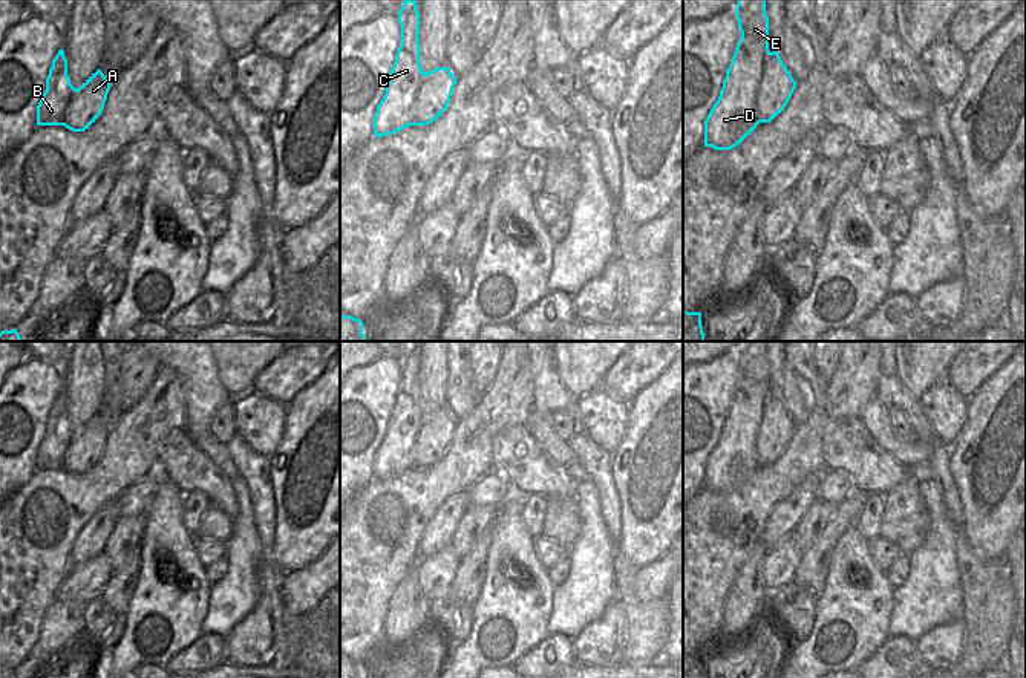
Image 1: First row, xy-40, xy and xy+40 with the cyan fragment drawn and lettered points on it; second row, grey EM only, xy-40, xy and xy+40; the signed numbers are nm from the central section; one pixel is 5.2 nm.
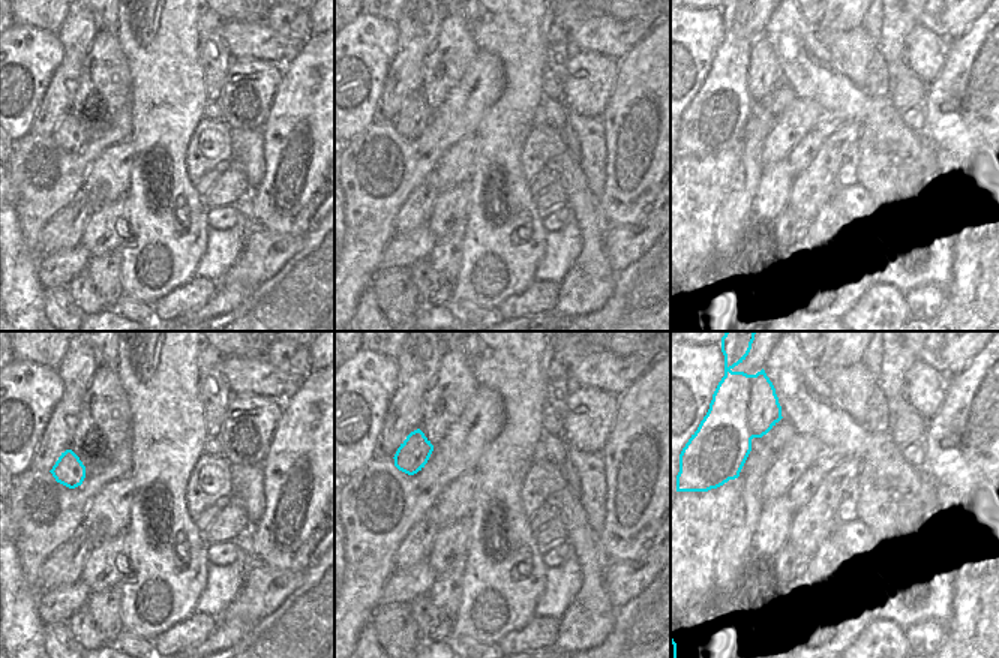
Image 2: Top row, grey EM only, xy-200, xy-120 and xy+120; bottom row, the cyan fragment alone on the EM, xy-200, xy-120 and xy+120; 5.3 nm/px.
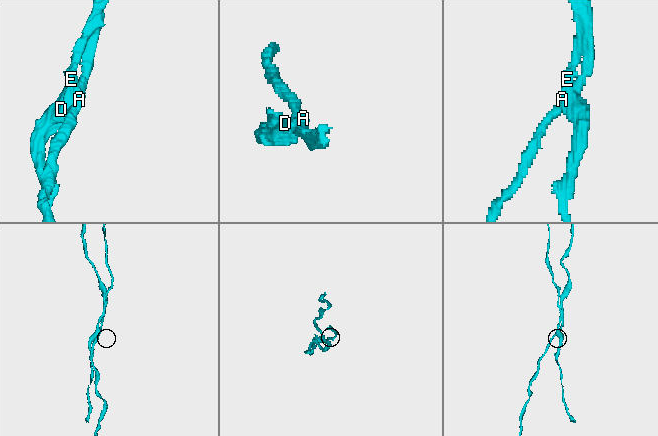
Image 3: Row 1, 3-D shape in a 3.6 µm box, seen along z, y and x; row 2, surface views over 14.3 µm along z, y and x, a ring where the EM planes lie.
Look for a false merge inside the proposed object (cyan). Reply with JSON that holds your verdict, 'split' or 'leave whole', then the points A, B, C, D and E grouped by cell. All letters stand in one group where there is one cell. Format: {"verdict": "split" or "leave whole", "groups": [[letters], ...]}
{"verdict": "split", "groups": [["A"], ["B", "C", "D", "E"]]}

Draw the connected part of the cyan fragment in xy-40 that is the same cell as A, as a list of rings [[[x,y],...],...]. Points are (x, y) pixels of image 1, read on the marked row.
[[[98,69],[74,93],[70,106],[64,115],[64,127],[72,132],[84,132],[101,115],[110,81]]]

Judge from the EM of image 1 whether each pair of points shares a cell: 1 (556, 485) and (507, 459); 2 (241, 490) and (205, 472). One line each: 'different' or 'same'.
1: same
2: different

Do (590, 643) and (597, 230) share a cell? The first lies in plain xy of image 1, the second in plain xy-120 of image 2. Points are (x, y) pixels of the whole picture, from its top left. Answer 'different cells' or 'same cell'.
same cell

